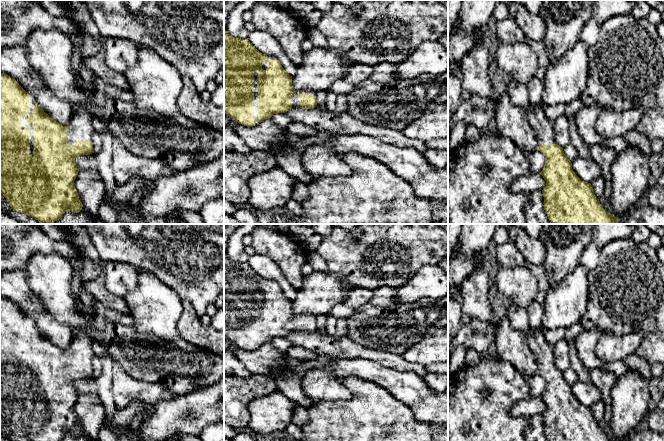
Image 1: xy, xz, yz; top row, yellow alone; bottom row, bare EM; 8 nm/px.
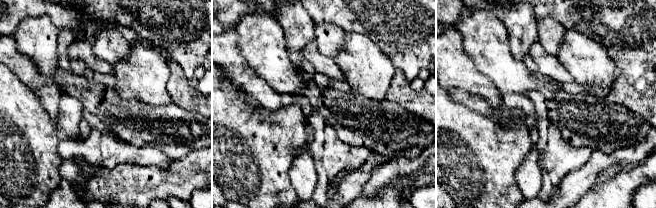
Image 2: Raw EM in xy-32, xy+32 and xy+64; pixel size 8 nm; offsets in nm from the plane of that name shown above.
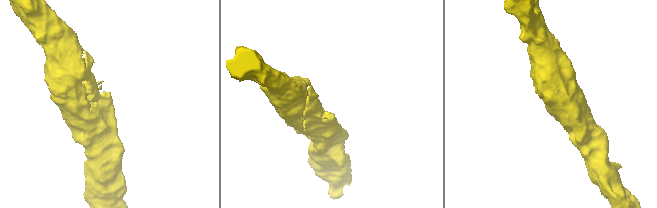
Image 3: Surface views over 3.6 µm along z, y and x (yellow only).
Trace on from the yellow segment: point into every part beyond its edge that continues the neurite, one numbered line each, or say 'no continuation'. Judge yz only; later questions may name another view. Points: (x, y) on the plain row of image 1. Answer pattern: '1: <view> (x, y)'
1: yz (542, 350)

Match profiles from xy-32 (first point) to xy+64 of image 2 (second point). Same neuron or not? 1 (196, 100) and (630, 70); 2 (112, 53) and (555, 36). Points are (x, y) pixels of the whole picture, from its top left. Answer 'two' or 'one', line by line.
1: two
2: one

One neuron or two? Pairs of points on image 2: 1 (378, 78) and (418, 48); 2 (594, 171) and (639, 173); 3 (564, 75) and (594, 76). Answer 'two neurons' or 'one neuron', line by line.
1: two neurons
2: two neurons
3: two neurons

